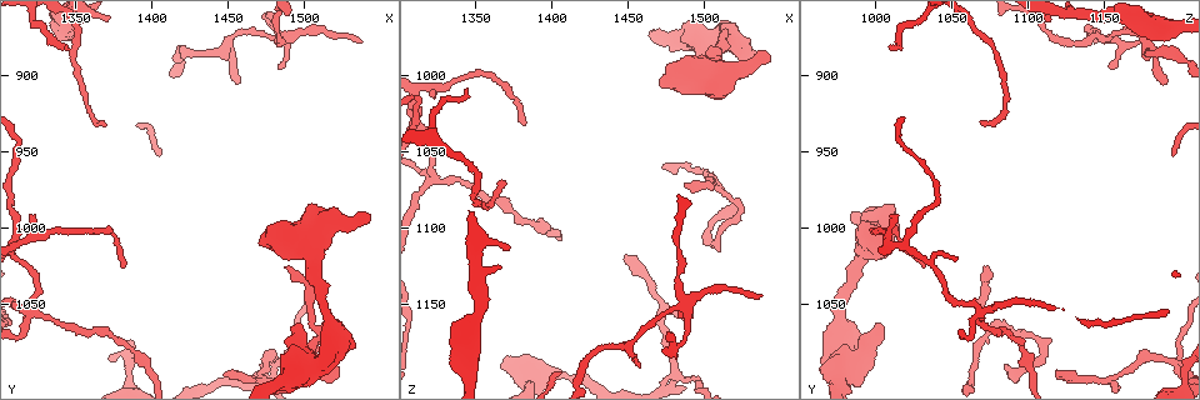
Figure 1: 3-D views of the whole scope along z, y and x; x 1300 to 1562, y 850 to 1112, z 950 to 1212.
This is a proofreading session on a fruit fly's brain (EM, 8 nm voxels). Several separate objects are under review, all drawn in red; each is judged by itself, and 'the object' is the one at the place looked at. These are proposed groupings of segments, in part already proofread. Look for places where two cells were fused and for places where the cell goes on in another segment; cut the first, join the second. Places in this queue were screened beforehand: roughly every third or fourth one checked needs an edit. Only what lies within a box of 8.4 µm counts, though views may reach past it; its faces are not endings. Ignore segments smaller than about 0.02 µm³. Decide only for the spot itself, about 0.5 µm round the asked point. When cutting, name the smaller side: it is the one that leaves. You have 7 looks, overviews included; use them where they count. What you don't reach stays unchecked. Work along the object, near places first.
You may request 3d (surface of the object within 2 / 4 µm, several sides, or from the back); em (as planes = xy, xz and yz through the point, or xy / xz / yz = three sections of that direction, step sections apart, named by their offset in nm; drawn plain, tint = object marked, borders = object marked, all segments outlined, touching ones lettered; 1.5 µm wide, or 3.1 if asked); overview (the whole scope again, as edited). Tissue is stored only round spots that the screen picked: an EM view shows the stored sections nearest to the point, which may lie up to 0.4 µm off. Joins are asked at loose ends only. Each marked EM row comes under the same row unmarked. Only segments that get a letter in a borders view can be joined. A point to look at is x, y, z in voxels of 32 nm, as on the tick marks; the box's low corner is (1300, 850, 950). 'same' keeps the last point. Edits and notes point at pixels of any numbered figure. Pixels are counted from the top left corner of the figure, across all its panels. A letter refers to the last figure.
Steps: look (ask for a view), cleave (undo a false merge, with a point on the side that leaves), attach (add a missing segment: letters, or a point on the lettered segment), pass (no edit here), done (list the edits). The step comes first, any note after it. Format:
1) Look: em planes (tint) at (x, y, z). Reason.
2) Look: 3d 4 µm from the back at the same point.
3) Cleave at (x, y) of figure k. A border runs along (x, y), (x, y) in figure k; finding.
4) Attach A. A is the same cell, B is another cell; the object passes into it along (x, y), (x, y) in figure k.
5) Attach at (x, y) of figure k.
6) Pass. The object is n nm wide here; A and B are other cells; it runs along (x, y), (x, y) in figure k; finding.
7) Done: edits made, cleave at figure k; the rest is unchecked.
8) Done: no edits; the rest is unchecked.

Look: 3d 4 µm at (1446, 1098, 1120). Thin end.

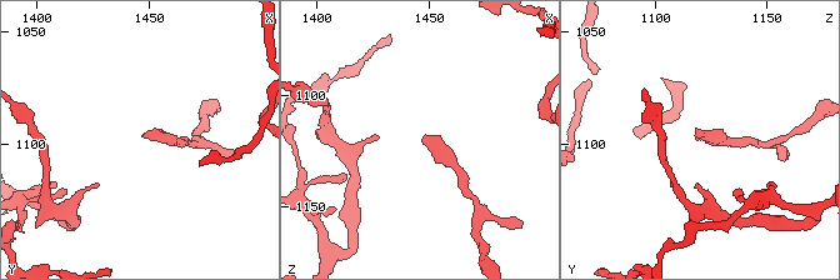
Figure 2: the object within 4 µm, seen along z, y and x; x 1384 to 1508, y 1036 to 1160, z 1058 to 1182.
Look: em xz step 4 (tint) at (1447, 1096, 1119). Need the tissue.

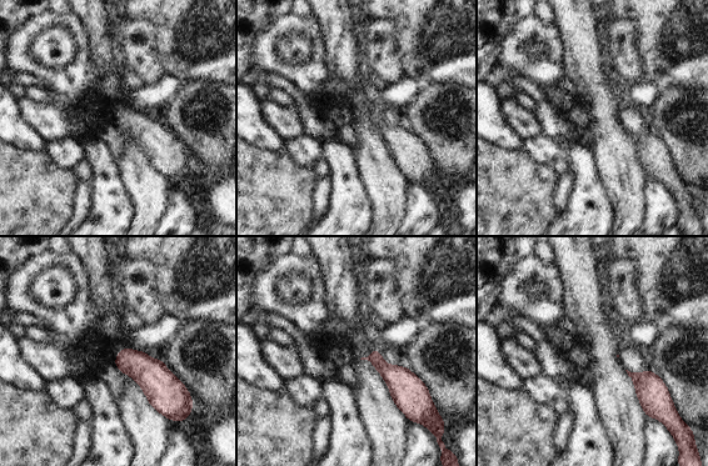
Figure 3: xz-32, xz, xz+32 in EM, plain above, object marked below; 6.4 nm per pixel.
Look: em xz step 4 (borders) at the same point.

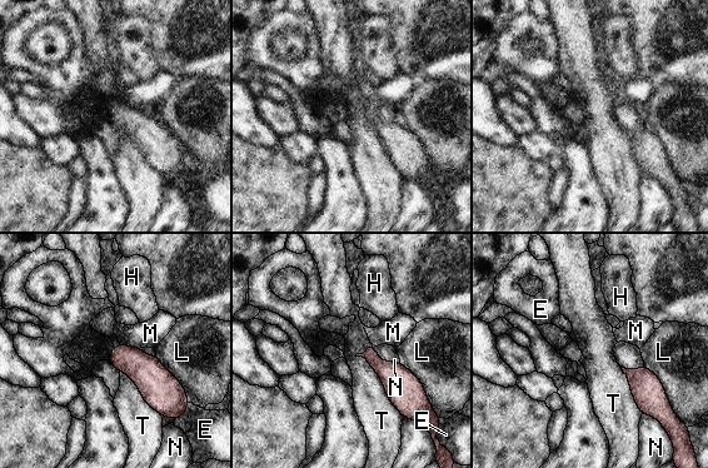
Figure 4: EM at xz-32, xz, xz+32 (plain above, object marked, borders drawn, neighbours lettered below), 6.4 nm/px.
Pass. E, H, L, M, N and T are other cells; none of them fits.

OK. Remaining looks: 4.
Look: em planes (tint) at (1480, 1086, 1196). Looks like a crossing.

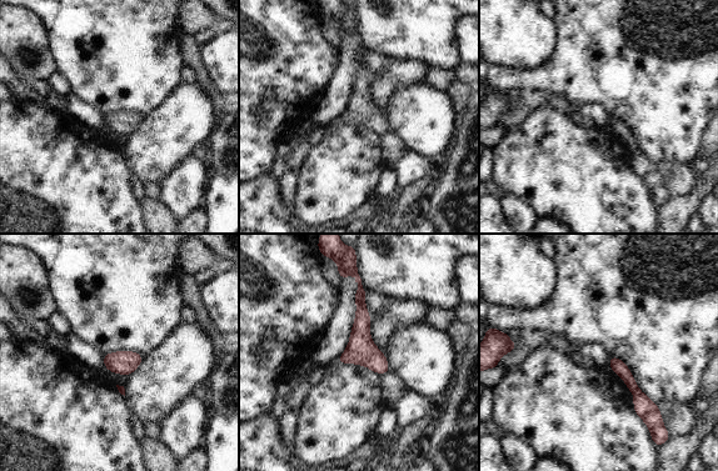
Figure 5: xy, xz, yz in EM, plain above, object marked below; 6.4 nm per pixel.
Look: em planes (borders) at the same point.

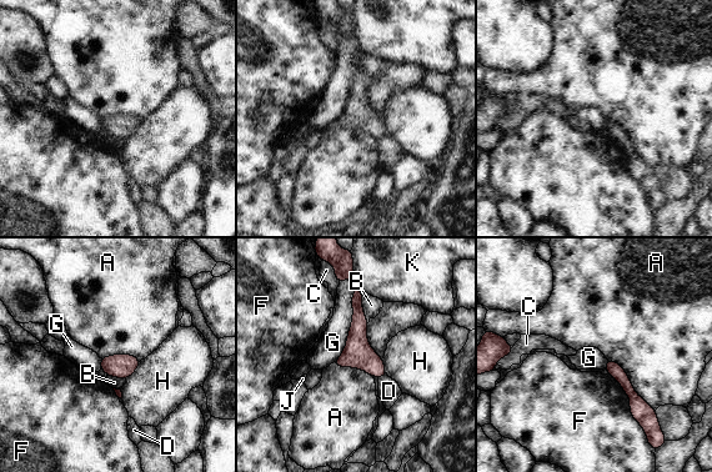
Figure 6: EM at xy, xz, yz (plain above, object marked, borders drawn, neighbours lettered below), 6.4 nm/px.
Pass. A, B, C, D, F, G, H, J and K are other cells; a border runs along (607, 358), (655, 410) in figure 6; continuous, no second cell.

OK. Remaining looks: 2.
Done: no edits; the rest is unchecked.

